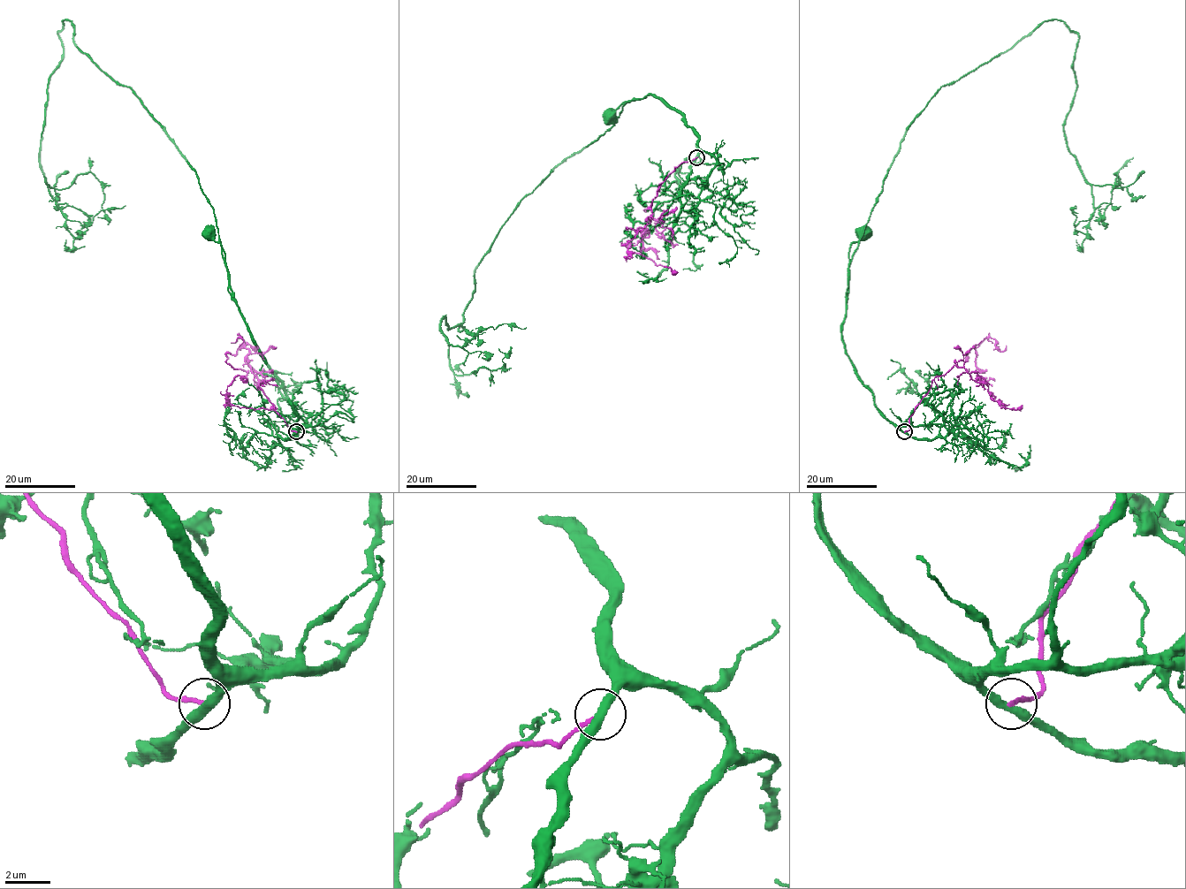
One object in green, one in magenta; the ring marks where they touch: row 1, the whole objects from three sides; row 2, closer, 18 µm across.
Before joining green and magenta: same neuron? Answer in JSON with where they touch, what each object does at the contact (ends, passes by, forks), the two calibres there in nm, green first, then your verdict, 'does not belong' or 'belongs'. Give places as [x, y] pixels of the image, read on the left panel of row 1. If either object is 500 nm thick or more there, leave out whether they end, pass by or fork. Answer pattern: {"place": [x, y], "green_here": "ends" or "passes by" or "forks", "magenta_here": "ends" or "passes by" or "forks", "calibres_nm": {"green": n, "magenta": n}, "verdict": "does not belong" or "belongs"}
{"place": [296, 431], "green_here": "passes by", "magenta_here": "ends", "calibres_nm": {"green": 380, "magenta": 170}, "verdict": "does not belong"}

